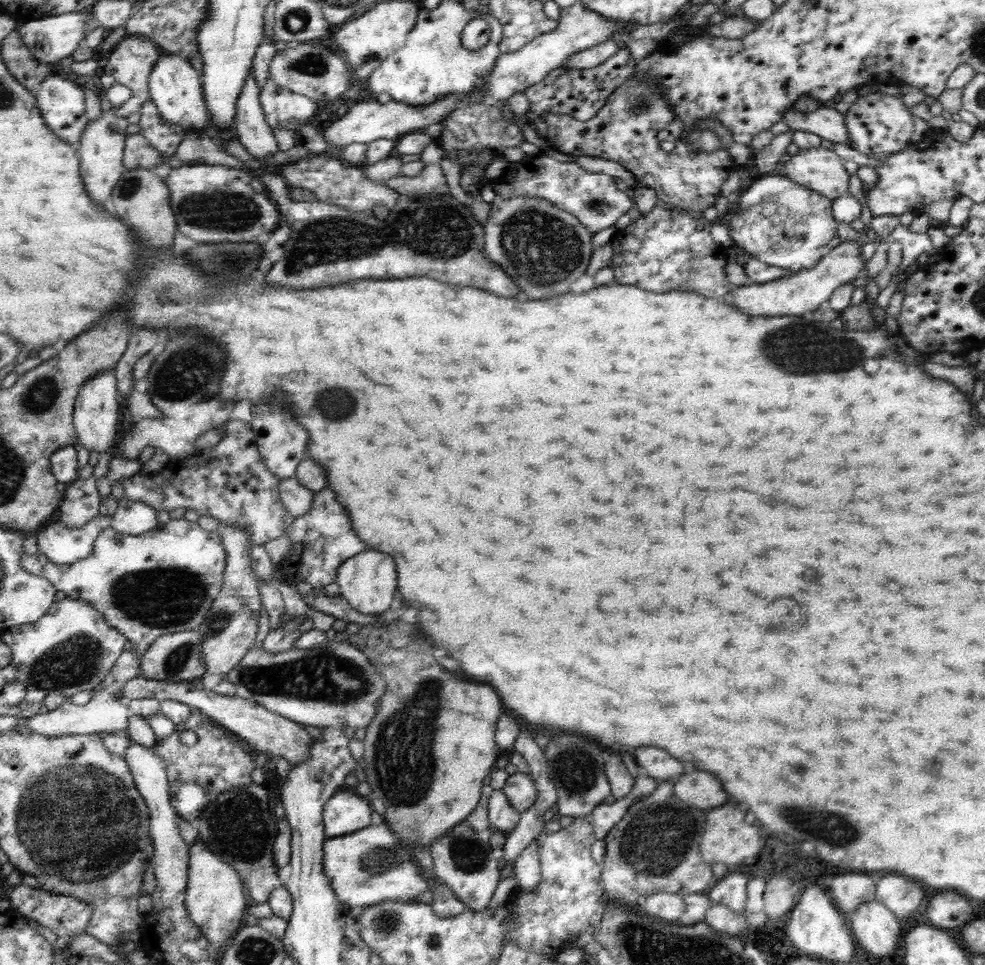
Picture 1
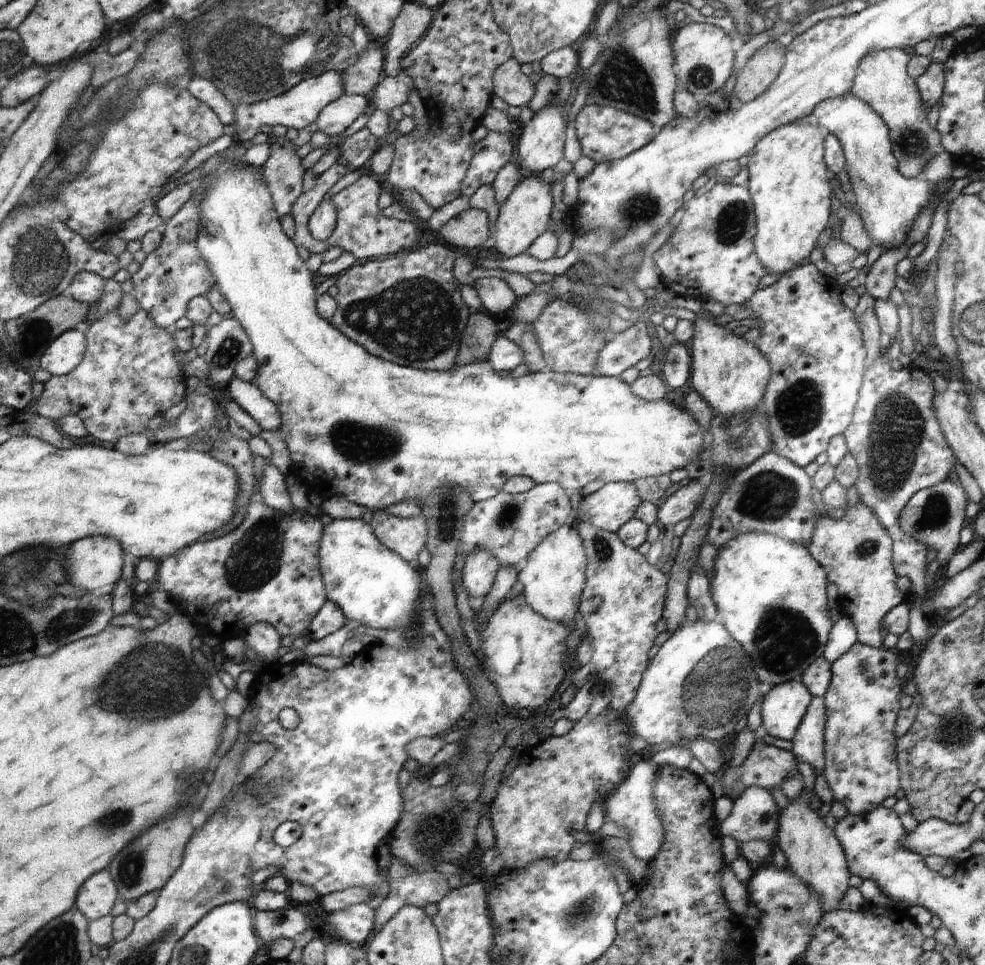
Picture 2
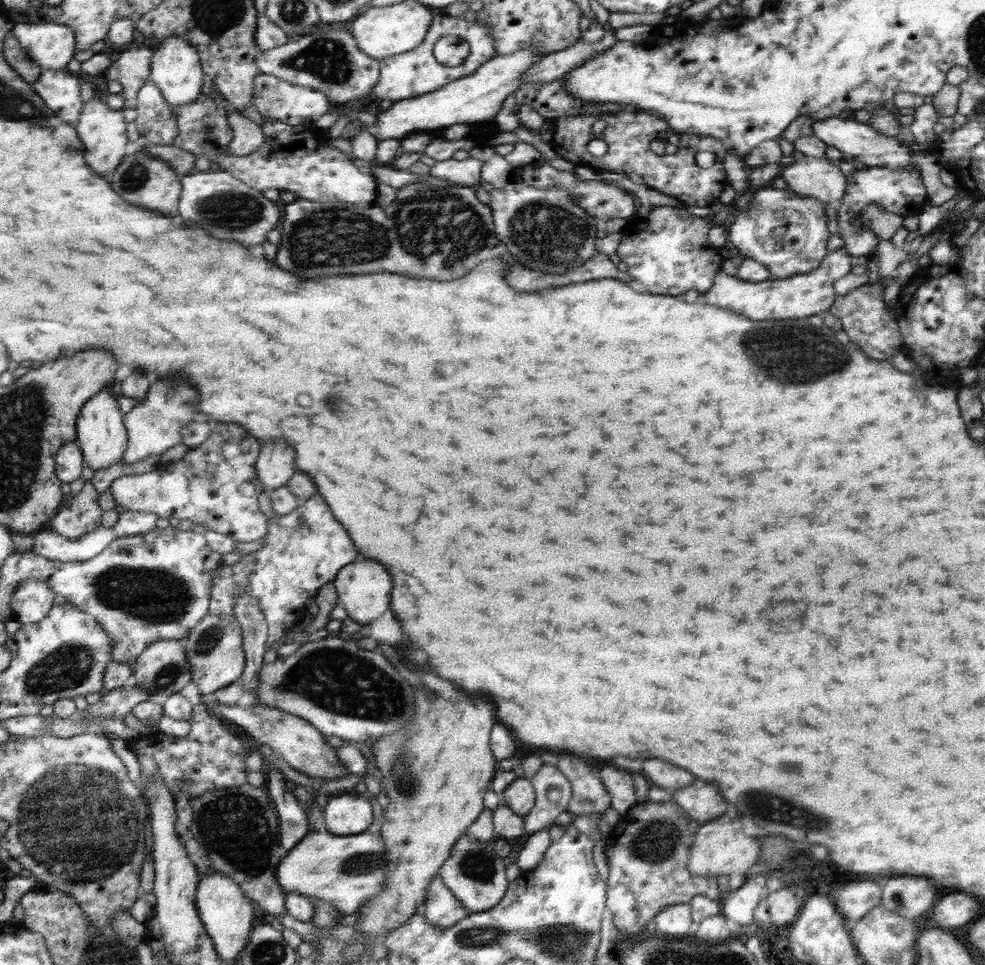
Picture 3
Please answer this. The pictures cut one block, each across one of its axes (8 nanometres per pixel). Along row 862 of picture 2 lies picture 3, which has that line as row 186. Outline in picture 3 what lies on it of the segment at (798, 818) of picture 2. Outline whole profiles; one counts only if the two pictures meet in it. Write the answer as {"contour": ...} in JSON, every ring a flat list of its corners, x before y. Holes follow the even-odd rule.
{"contour":[[803,156,801,160,781,168,779,178,785,180,787,188,791,192,797,192,801,196,809,196,815,198,821,204,829,204,835,200,841,200,845,196,845,188,847,188,847,178,839,172,839,166,833,166,827,158,811,158,811,156]]}

